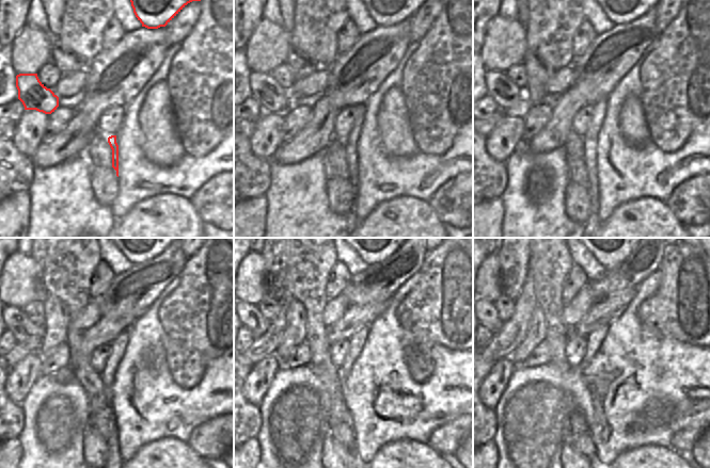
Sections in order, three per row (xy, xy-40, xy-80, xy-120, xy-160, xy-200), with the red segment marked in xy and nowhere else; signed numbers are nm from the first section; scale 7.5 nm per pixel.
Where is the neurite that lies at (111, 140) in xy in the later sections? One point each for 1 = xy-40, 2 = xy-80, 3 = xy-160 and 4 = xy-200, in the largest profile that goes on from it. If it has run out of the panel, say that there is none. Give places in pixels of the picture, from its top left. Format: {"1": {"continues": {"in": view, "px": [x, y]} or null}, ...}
{"1": {"continues": {"in": "xy-40", "px": [351, 142]}}, "2": {"continues": {"in": "xy-80", "px": [589, 138]}}, "3": {"continues": {"in": "xy-160", "px": [357, 341]}}, "4": {"continues": {"in": "xy-200", "px": [595, 339]}}}

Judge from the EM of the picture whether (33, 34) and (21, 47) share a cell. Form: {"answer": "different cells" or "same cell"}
{"answer": "same cell"}

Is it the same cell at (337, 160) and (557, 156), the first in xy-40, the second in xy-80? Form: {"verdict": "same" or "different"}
{"verdict": "different"}

